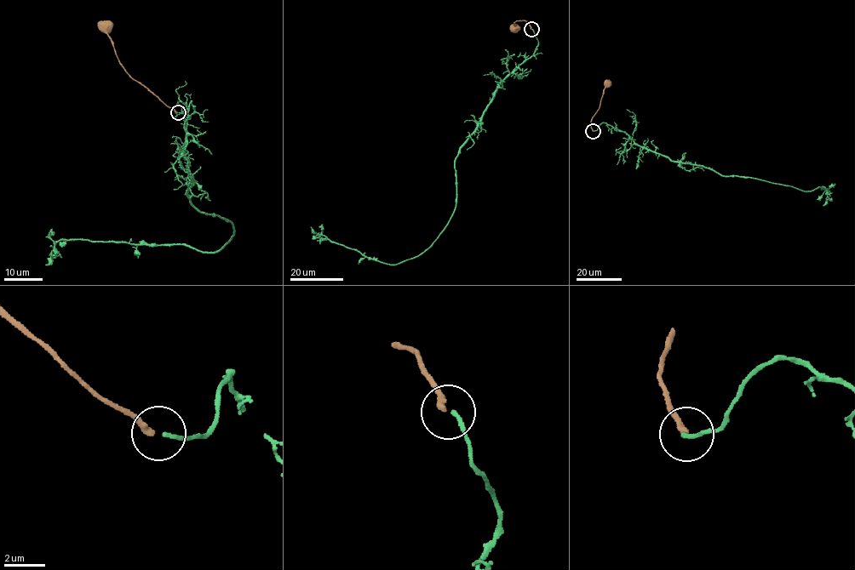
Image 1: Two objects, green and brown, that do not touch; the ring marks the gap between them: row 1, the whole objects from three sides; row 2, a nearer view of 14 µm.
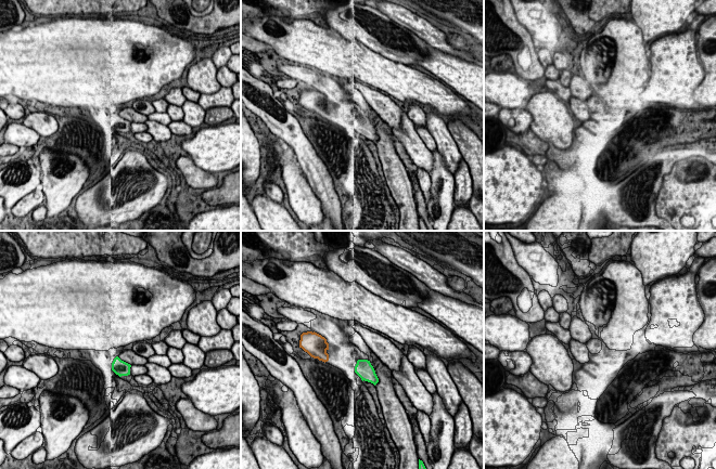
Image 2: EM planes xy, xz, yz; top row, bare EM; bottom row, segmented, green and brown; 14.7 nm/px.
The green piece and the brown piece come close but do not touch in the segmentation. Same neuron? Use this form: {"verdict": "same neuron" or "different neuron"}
{"verdict": "same neuron"}

